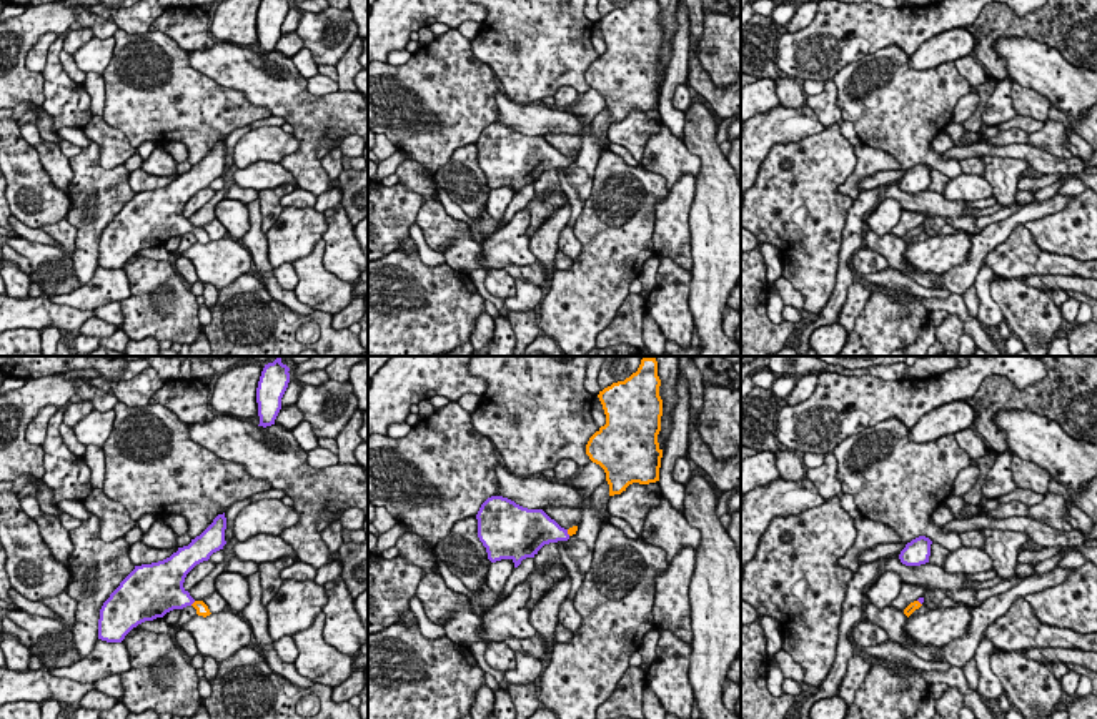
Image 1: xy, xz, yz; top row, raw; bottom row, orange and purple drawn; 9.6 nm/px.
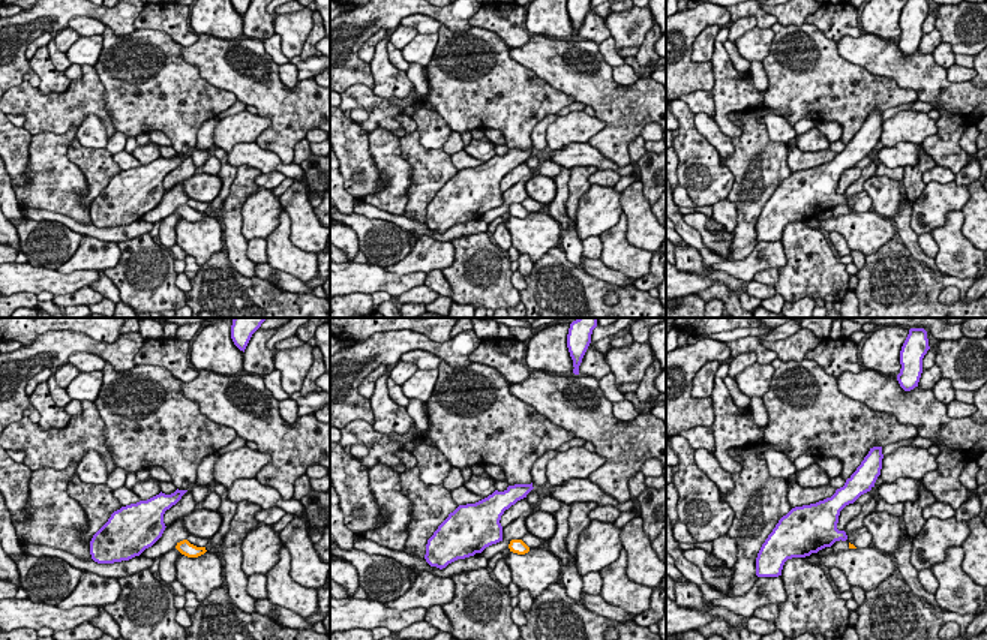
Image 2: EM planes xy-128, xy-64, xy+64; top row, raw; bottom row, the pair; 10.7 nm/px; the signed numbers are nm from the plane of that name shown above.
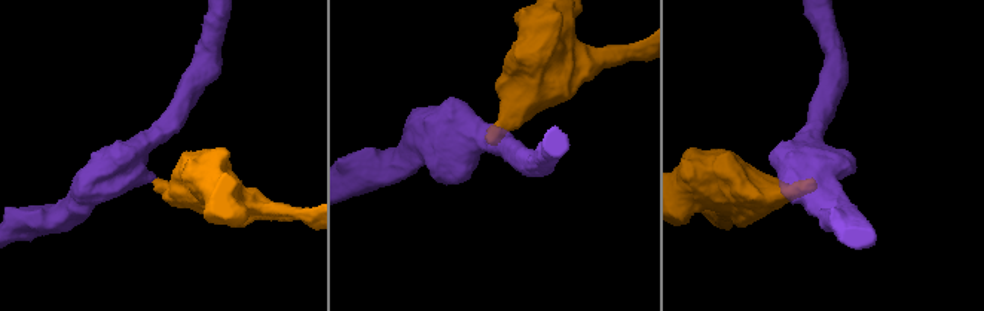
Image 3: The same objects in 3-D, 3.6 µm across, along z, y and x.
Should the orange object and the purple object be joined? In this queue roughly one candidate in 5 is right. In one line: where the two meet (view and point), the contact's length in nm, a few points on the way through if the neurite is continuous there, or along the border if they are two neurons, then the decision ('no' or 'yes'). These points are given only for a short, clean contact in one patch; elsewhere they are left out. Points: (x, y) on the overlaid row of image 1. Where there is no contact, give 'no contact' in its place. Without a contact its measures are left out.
xy (193, 603) | 70 nm | across xy (202, 609), (193, 603), (170, 595) | yes

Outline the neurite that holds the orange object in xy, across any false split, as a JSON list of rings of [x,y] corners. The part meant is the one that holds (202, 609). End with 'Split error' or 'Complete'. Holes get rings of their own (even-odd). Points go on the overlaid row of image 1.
[[[223,513],[188,546],[178,548],[170,558],[135,566],[102,606],[98,639],[122,642],[138,624],[186,606],[193,606],[198,616],[210,616],[208,606],[203,601],[195,601],[183,583],[196,564],[223,549],[226,544],[225,529]]]. Split error

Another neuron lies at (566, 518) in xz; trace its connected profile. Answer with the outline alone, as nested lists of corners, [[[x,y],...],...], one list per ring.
[[[559,506],[559,508],[544,508],[543,511],[564,529],[569,529],[573,526],[579,528],[583,519],[581,511],[573,508]]]

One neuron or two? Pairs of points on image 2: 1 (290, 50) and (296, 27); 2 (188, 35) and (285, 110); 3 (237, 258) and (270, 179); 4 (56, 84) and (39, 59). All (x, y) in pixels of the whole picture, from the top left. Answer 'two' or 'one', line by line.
1: one
2: two
3: two
4: one

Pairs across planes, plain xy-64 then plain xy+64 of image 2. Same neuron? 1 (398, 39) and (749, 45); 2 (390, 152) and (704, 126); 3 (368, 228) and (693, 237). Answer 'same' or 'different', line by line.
1: different
2: same
3: different

